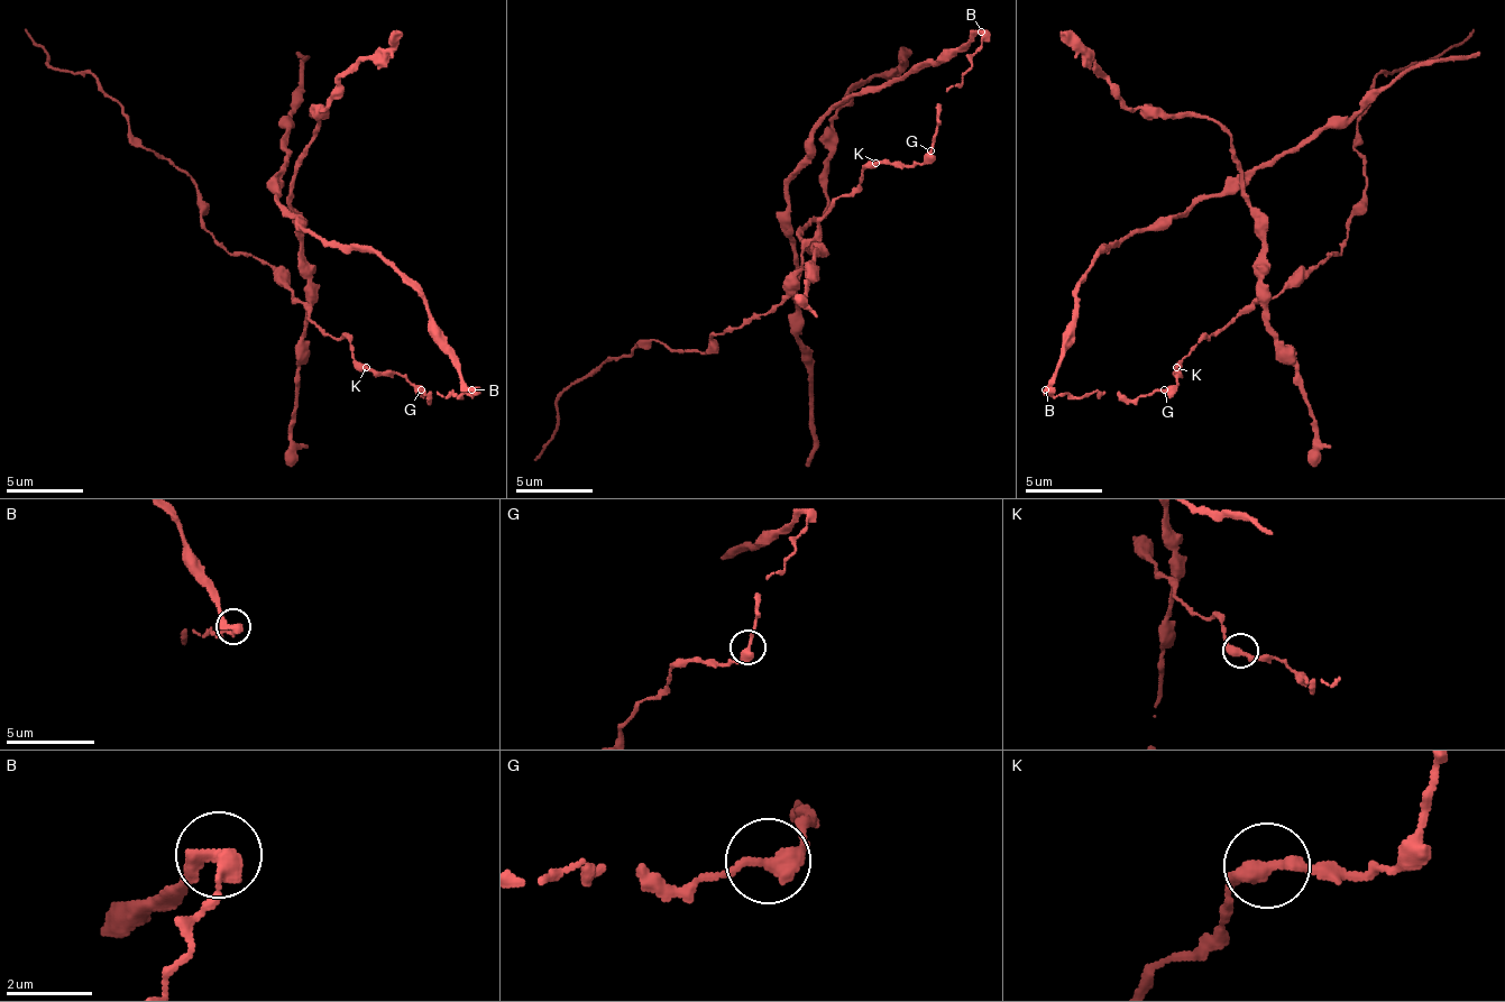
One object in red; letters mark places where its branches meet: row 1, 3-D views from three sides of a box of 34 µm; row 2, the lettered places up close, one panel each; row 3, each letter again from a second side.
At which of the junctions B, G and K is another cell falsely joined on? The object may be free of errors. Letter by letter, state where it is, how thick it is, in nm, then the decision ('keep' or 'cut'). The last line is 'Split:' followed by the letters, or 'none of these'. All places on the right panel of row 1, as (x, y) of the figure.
B: at (1045, 389); 360 nm thick; cut
G: at (1164, 389); 360 nm thick; keep
K: at (1176, 367); 360 nm thick; keep
Split: B

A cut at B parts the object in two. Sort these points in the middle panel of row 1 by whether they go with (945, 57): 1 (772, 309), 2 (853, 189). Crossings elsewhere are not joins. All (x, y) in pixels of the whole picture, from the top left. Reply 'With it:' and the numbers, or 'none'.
With it: none

